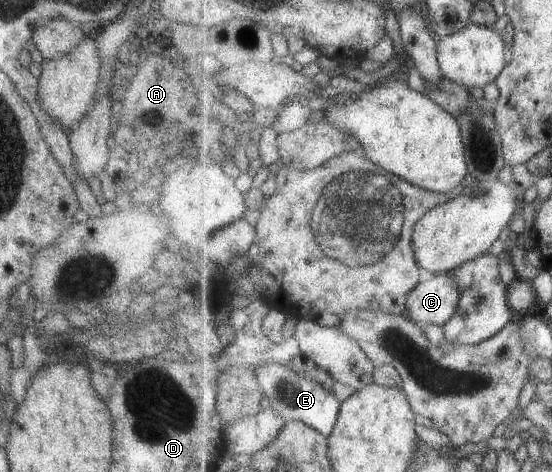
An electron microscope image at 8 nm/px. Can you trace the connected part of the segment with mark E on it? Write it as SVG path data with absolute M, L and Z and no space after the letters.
M268 362L254 367L259 384L264 390L272 408L278 415L288 421L305 421L309 426L320 430L325 436L329 436L338 421L342 404L332 388L315 379L302 376L291 365Z

